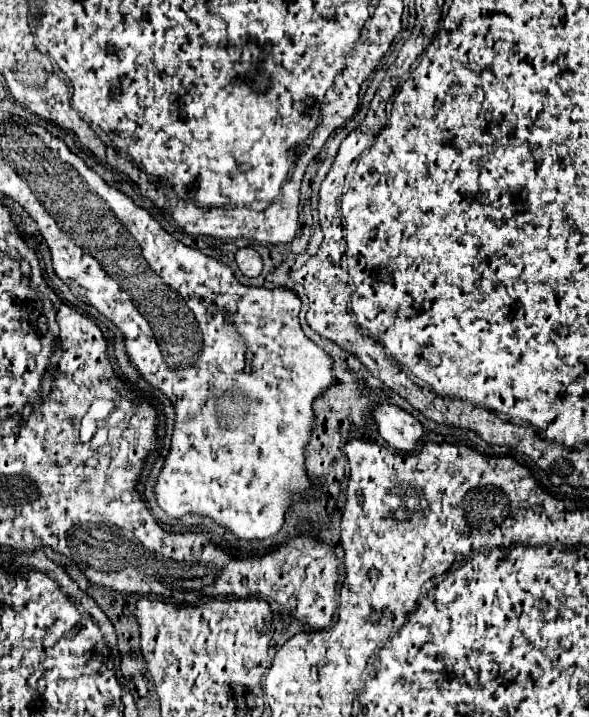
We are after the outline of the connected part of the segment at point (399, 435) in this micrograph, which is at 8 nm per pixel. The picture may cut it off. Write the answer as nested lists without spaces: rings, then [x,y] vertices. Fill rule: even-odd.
[[[375,404],[371,416],[377,424],[379,434],[391,448],[399,452],[417,448],[417,442],[423,436],[423,426],[409,412],[391,404]]]

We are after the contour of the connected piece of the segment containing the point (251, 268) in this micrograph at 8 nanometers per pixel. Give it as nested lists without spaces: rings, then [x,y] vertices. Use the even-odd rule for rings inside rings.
[[[241,248],[241,250],[237,250],[235,258],[237,258],[239,270],[241,270],[245,276],[253,278],[253,276],[259,276],[259,274],[261,274],[263,260],[261,260],[261,256],[259,256],[257,250],[253,250],[253,248]]]

